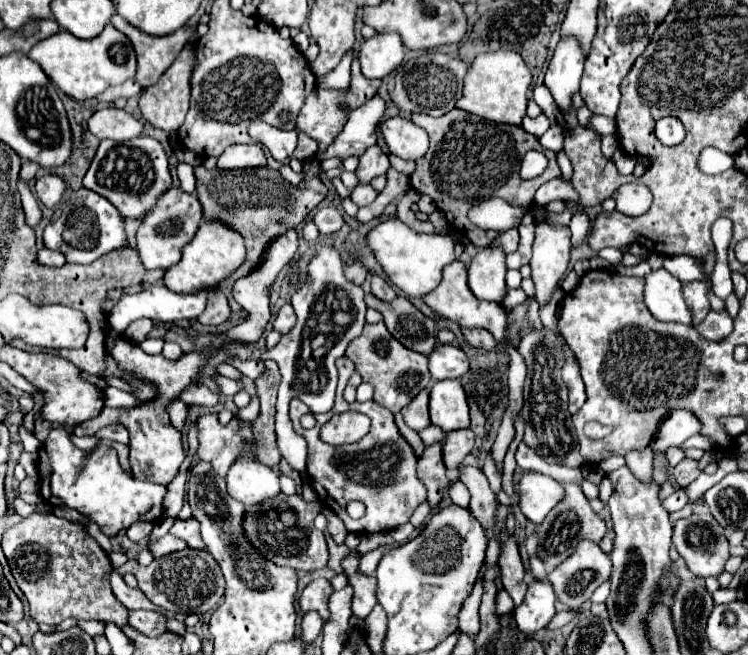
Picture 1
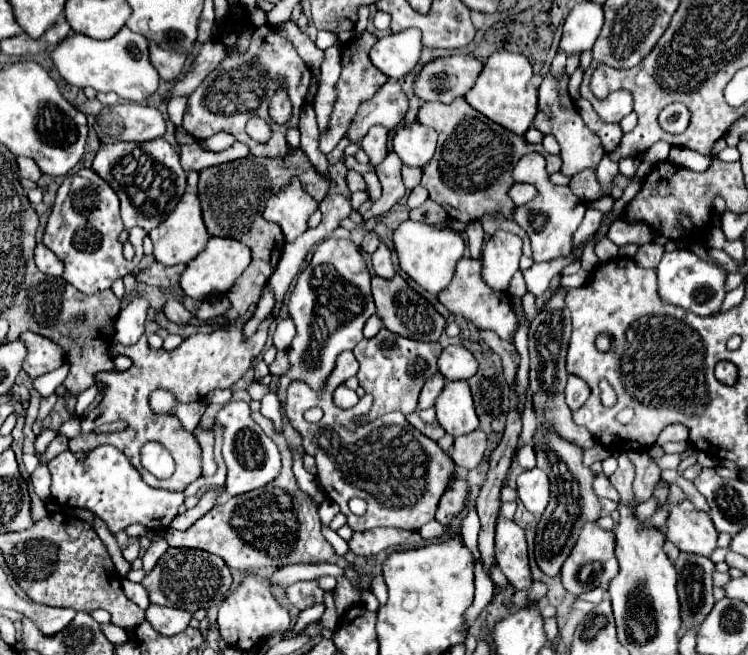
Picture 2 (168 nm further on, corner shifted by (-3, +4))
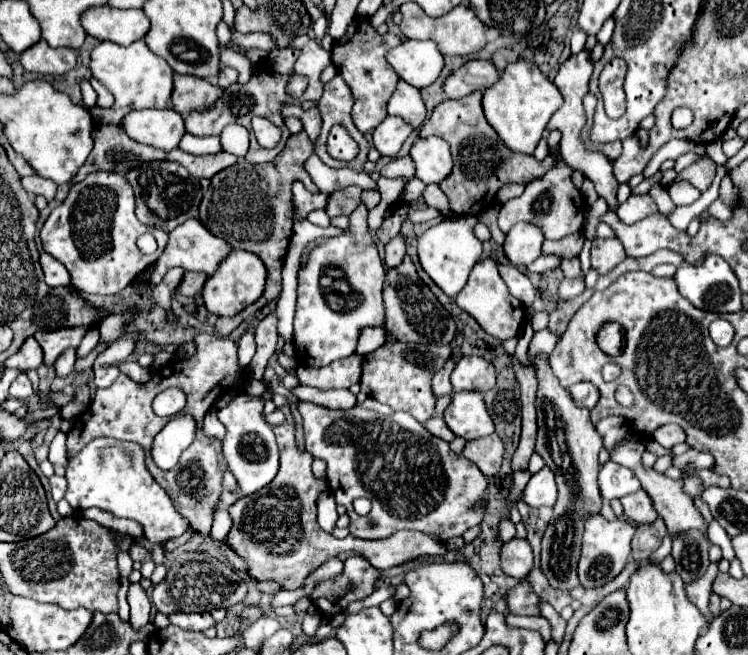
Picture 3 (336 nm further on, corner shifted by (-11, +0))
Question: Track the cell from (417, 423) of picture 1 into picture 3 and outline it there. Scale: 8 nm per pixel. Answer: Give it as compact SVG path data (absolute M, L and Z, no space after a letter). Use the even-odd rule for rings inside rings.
M450 356L448 362L442 366L442 370L434 374L434 378L432 378L432 390L434 390L436 396L444 396L444 394L450 394L450 392L452 392L450 374L452 374L454 366L456 366L456 358Z

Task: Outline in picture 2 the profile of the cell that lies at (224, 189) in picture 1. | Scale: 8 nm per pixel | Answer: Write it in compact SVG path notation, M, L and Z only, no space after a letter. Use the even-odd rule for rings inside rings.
M292 150L286 158L246 156L242 160L204 168L200 172L198 194L202 200L202 216L204 216L204 224L206 224L208 232L214 236L236 238L236 240L248 244L252 250L250 266L236 280L236 286L232 286L232 290L226 294L232 302L232 310L226 314L228 320L244 316L250 308L256 306L264 284L276 270L276 264L278 264L282 248L284 248L284 240L280 240L280 228L262 218L262 210L266 206L266 200L272 198L272 194L276 190L280 190L280 186L286 186L288 178L292 178L292 176L300 178L300 184L316 202L320 202L328 194L328 188L330 188L328 176L320 174L302 150L296 150L296 152Z

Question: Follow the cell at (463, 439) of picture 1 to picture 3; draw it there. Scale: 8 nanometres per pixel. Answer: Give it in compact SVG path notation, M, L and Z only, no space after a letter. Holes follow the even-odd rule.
M490 434L484 438L470 440L462 452L470 462L474 462L484 476L494 476L500 466L502 466L502 454L504 454L504 444L498 438L498 434Z

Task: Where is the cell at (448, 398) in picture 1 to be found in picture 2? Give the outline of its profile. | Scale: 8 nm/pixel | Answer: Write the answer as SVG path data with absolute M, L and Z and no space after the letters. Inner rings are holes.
M446 382L434 408L440 426L452 436L462 436L478 428L468 382Z

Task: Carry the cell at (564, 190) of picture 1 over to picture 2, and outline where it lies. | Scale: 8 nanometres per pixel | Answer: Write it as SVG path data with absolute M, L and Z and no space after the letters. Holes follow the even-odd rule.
M546 74L546 78L544 78L538 92L540 92L540 110L538 110L536 118L534 118L534 126L544 134L556 136L556 140L558 140L558 144L562 148L562 152L560 152L560 158L564 162L562 164L562 174L572 178L574 174L582 172L584 168L596 168L600 158L602 158L604 148L600 144L600 138L596 134L592 134L584 126L574 102L570 100L570 96L568 96L568 76L564 76L558 82L550 74Z

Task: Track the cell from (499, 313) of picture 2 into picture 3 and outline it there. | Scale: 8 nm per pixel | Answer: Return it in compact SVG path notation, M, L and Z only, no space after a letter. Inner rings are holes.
M486 258L486 260L480 260L472 272L470 272L470 278L466 282L466 286L462 288L462 292L456 296L456 304L468 312L470 316L476 318L476 322L480 326L484 326L484 330L498 338L498 340L508 340L508 338L514 338L522 326L522 320L526 316L522 304L510 296L504 280L500 278L500 272L498 272L498 262L492 260L492 258ZM520 312L520 316L518 316Z

